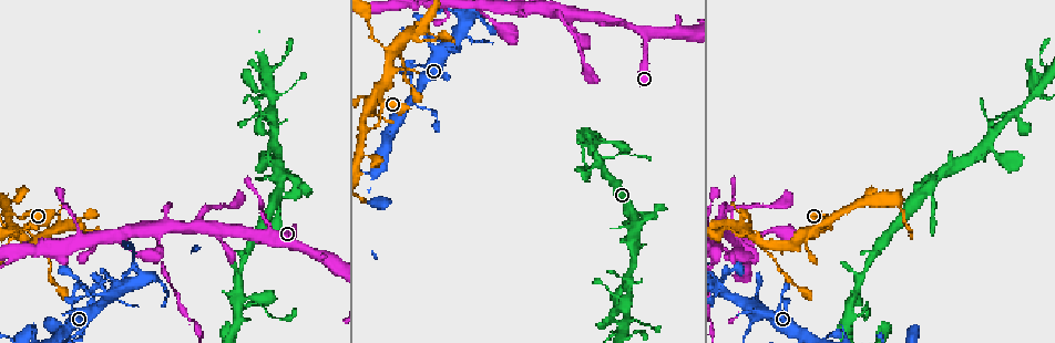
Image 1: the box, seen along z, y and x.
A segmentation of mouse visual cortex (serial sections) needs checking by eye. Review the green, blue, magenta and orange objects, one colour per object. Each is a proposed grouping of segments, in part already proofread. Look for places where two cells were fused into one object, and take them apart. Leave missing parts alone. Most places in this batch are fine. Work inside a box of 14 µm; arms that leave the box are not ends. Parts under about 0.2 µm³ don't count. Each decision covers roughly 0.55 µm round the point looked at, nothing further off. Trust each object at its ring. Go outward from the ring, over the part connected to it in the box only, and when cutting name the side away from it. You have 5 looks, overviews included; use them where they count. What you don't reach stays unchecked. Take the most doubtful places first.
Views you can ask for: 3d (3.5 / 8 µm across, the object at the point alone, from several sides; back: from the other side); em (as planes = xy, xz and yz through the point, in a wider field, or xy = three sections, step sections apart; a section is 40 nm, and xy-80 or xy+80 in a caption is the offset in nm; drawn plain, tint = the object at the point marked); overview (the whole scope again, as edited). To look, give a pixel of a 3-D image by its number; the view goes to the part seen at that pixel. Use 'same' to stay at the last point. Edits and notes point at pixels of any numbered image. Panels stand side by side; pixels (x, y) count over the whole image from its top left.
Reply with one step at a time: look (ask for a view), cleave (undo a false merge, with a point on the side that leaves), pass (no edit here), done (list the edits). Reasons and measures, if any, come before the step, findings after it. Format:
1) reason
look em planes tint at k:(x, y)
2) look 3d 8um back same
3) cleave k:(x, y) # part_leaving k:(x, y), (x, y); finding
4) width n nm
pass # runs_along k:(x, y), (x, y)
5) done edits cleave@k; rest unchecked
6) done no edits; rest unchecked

sharp bend
look 3d 3.5um at 1:(12, 214)

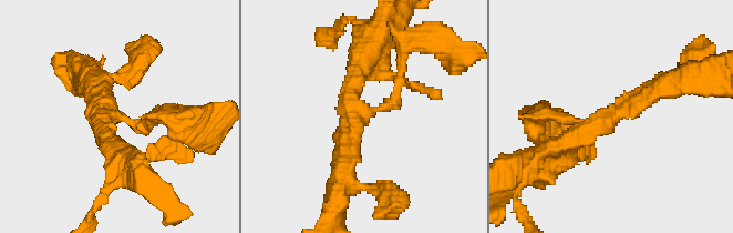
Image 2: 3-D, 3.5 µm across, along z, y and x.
look em planes tint at 2:(120, 115)

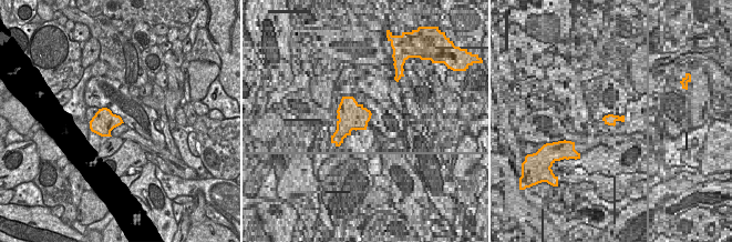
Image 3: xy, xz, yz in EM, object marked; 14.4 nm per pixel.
look em xy step 5 tint same

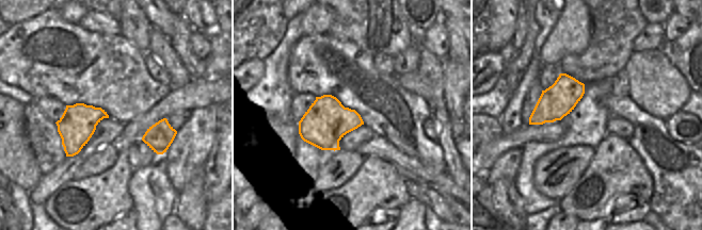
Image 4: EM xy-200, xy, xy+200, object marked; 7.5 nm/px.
pass # runs_along 2:(154, 117), (144, 127), (103, 117), (113, 143); continuous, no second cell

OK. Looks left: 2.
thin arm on a thick one
look 3d 3.5um at 1:(36, 244)

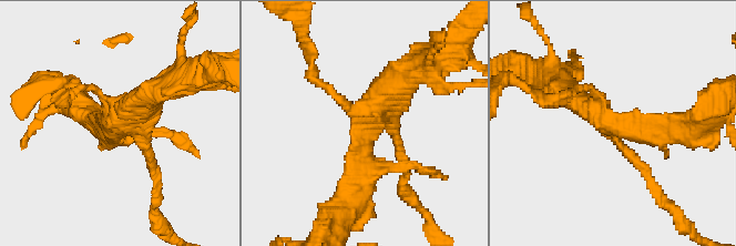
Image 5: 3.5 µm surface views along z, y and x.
look em xy step 1 tint at 5:(121, 128)

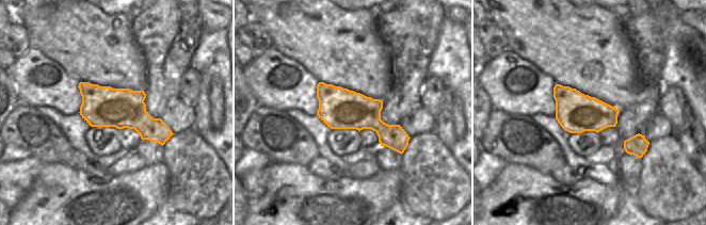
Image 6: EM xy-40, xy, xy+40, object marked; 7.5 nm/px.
width 320 nm
pass # runs_along 5:(355, 198), (361, 131), (406, 77); continuous, no second cell

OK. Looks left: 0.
done no edits; rest unchecked

